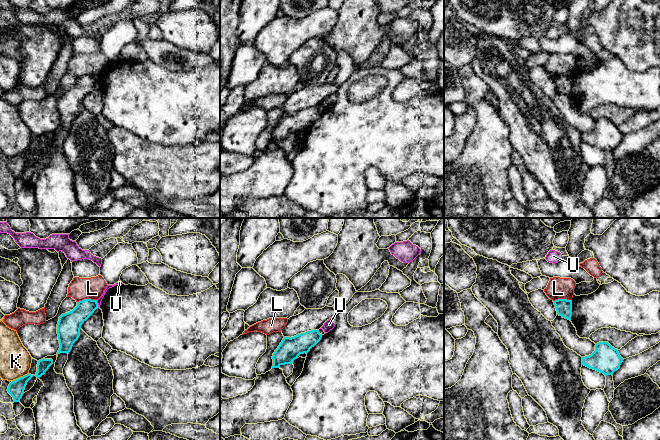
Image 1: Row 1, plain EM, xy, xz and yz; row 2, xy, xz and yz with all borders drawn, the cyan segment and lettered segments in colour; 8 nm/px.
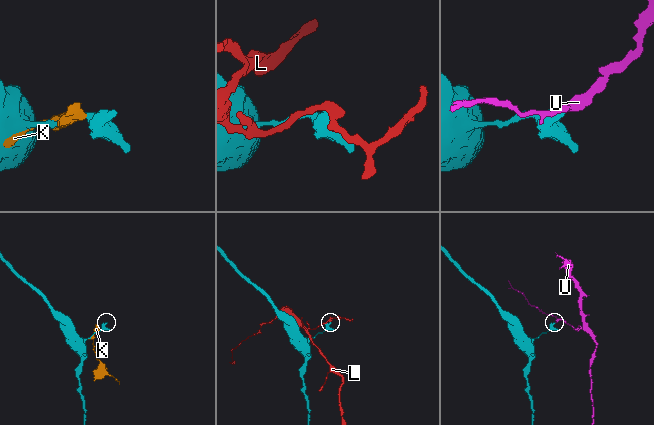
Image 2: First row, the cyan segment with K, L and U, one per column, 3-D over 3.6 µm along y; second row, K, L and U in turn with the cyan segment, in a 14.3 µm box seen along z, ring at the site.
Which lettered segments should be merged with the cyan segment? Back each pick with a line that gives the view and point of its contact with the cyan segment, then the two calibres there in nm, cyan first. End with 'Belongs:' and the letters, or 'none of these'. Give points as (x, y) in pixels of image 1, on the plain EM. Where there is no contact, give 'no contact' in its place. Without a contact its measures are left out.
Belongs: none of these

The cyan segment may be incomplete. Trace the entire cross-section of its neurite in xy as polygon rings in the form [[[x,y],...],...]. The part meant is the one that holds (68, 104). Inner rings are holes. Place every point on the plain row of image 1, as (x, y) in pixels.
[[[84,75],[77,78],[77,82],[70,88],[62,90],[59,93],[57,100],[57,110],[60,120],[60,124],[57,128],[57,133],[60,129],[68,129],[71,127],[73,120],[78,116],[80,112],[81,101],[98,85],[97,76]]]

